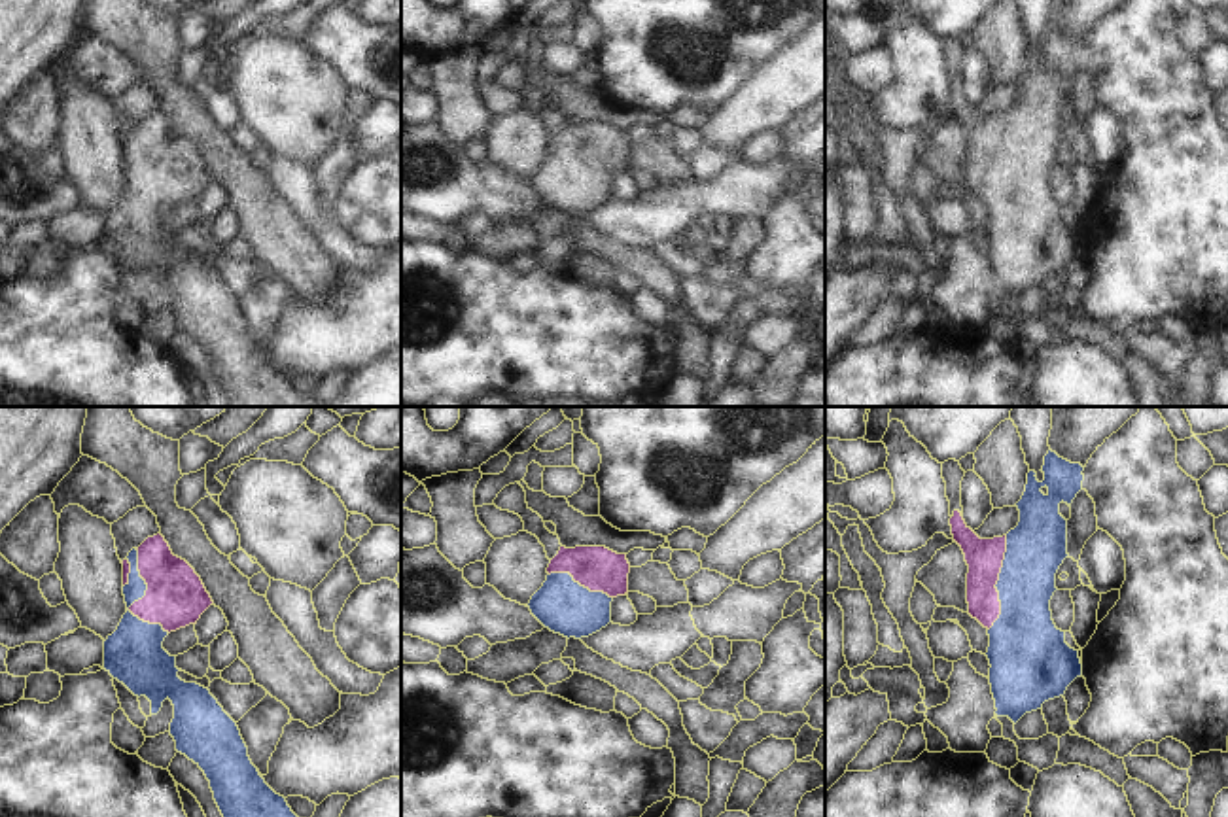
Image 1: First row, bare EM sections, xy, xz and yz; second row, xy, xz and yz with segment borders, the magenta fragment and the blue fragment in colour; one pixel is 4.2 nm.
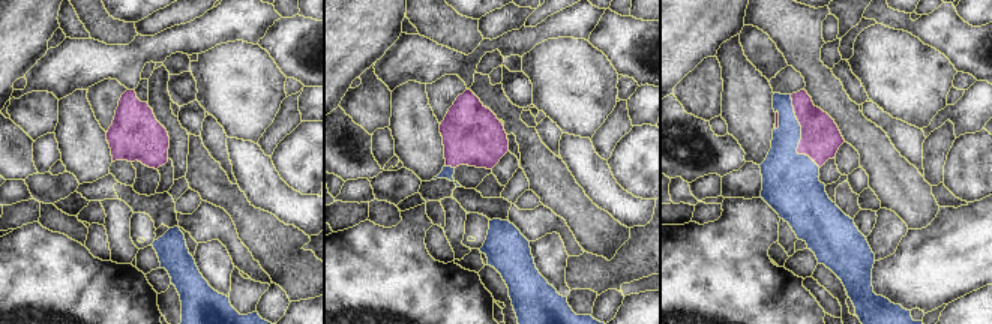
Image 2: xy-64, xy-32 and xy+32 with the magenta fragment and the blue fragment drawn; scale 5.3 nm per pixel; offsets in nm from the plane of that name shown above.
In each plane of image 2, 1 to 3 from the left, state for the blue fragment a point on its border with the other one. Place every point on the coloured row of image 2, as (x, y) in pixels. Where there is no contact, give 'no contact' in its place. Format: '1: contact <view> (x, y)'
1: no contact
2: contact xy-32 (449, 165)
3: contact xy+32 (802, 135)

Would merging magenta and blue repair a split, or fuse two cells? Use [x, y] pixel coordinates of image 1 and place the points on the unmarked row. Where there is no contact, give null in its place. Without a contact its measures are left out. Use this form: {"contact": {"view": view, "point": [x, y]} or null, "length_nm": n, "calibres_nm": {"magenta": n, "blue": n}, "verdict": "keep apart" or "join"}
{"contact": {"view": "xy", "point": [139, 176]}, "length_nm": 380, "calibres_nm": {"magenta": 260, "blue": 260}, "verdict": "join"}

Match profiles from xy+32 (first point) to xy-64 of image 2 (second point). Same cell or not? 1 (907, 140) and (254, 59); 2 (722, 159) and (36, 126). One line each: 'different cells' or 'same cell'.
1: different cells
2: different cells

